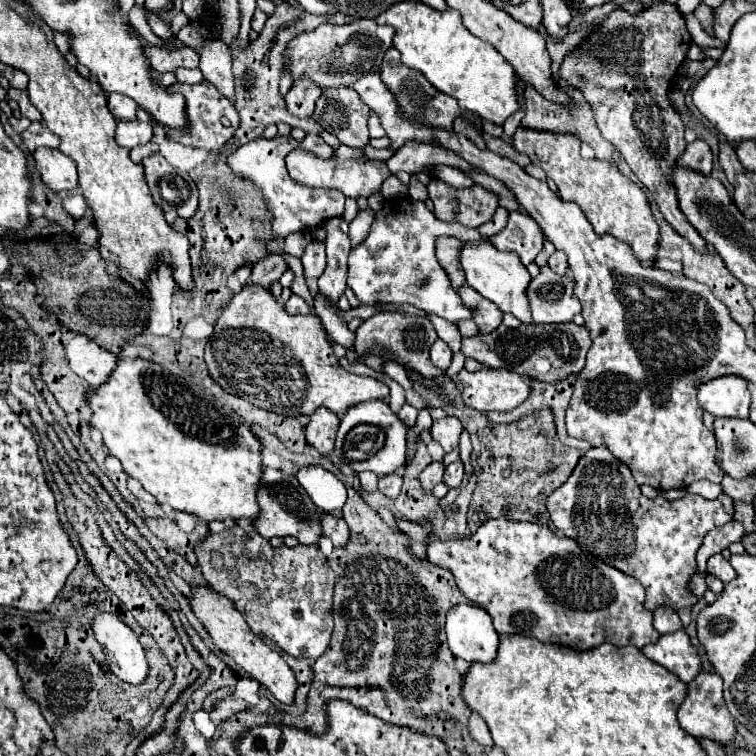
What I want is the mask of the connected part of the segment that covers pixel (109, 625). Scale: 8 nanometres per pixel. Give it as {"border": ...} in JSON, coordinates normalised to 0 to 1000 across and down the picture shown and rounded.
{"border":[[[146,811],[127,813],[122,829],[140,864],[146,888],[164,903],[190,903],[196,896],[196,877],[177,835],[164,821],[159,821],[159,816]]]}

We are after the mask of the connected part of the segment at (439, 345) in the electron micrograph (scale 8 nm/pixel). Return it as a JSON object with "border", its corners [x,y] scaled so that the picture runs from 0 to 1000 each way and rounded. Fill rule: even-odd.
{"border":[[[579,448],[579,451],[571,456],[571,462],[569,462],[569,475],[571,475],[574,485],[579,485],[579,488],[590,491],[590,488],[595,485],[598,462],[595,462],[585,448]]]}

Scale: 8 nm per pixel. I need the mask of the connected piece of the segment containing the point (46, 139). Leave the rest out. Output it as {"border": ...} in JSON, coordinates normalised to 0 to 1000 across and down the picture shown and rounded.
{"border":[[[45,160],[32,176],[29,176],[29,187],[32,187],[32,192],[37,194],[37,200],[42,202],[45,197],[50,197],[50,194],[77,194],[79,192],[79,184],[77,184],[77,179],[71,179],[71,176],[66,176],[63,171],[61,171],[61,165],[58,163],[50,163],[50,160]]]}

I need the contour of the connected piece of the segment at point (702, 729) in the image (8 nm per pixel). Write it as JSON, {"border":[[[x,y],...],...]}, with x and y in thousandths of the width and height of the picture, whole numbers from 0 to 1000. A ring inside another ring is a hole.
{"border":[[[931,888],[915,903],[910,903],[910,922],[905,925],[905,933],[899,933],[897,938],[897,956],[921,978],[942,978],[955,985],[963,985],[974,978],[974,954],[960,938],[955,922],[955,898],[947,890]]]}

